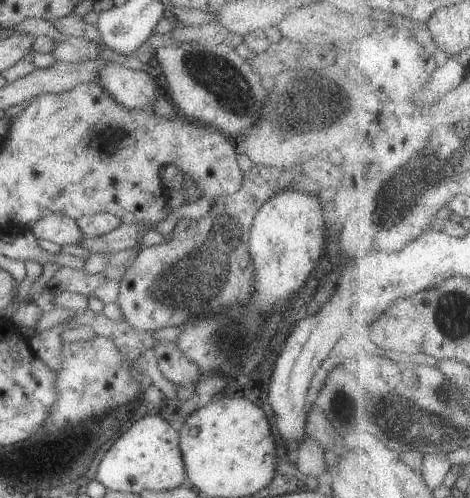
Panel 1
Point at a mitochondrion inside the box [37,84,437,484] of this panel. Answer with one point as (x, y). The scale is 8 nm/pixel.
(198, 281)

